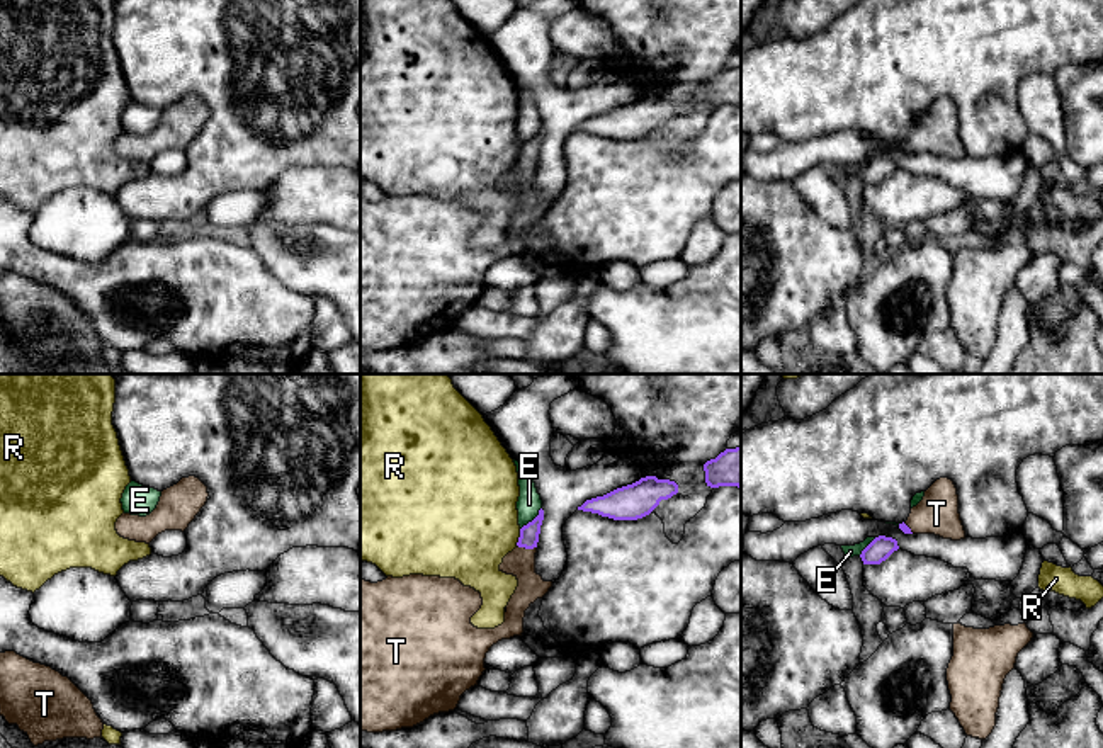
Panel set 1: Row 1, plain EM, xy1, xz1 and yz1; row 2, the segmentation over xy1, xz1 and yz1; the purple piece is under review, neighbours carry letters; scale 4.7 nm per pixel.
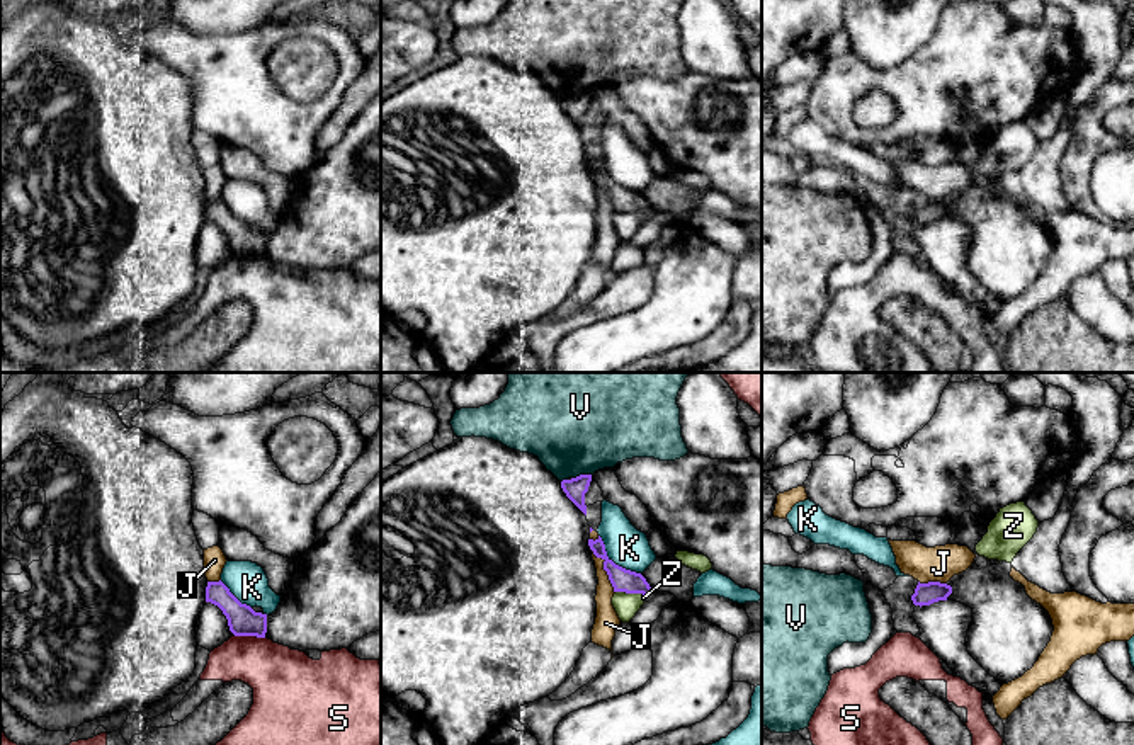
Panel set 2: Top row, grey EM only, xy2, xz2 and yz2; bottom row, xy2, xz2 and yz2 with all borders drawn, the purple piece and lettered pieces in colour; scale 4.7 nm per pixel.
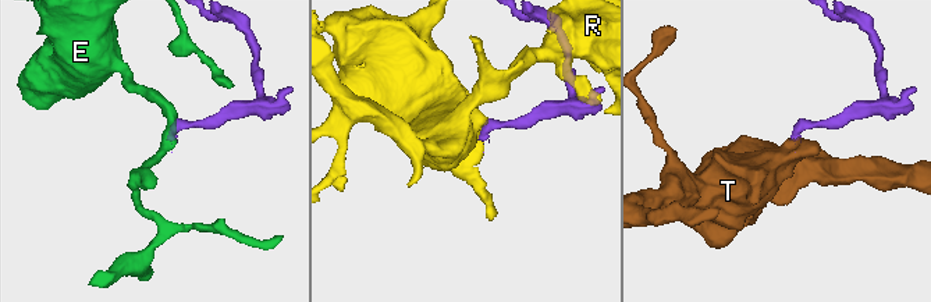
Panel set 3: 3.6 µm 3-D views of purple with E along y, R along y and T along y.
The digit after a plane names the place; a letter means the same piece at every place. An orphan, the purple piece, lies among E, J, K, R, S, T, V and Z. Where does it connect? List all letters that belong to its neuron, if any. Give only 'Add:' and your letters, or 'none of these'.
Add: T

